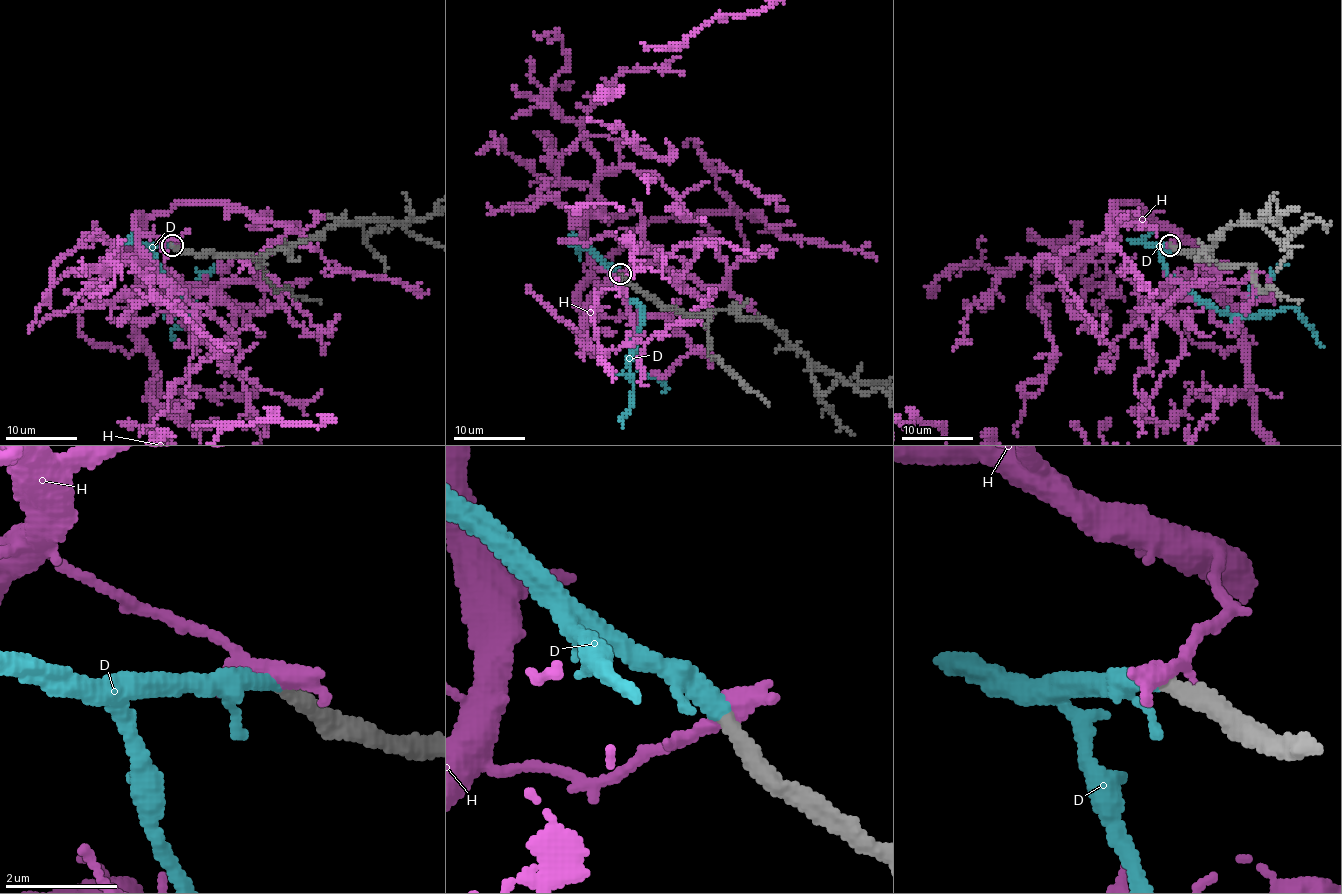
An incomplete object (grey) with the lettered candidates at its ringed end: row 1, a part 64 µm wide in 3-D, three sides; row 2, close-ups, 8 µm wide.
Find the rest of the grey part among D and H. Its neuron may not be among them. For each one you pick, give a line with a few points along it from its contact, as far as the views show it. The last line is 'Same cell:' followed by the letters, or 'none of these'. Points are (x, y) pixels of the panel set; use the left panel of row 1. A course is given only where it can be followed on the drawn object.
D: course (172, 246), (156, 247), (156, 265), (193, 310), (181, 312), (173, 345)
Same cell: D

